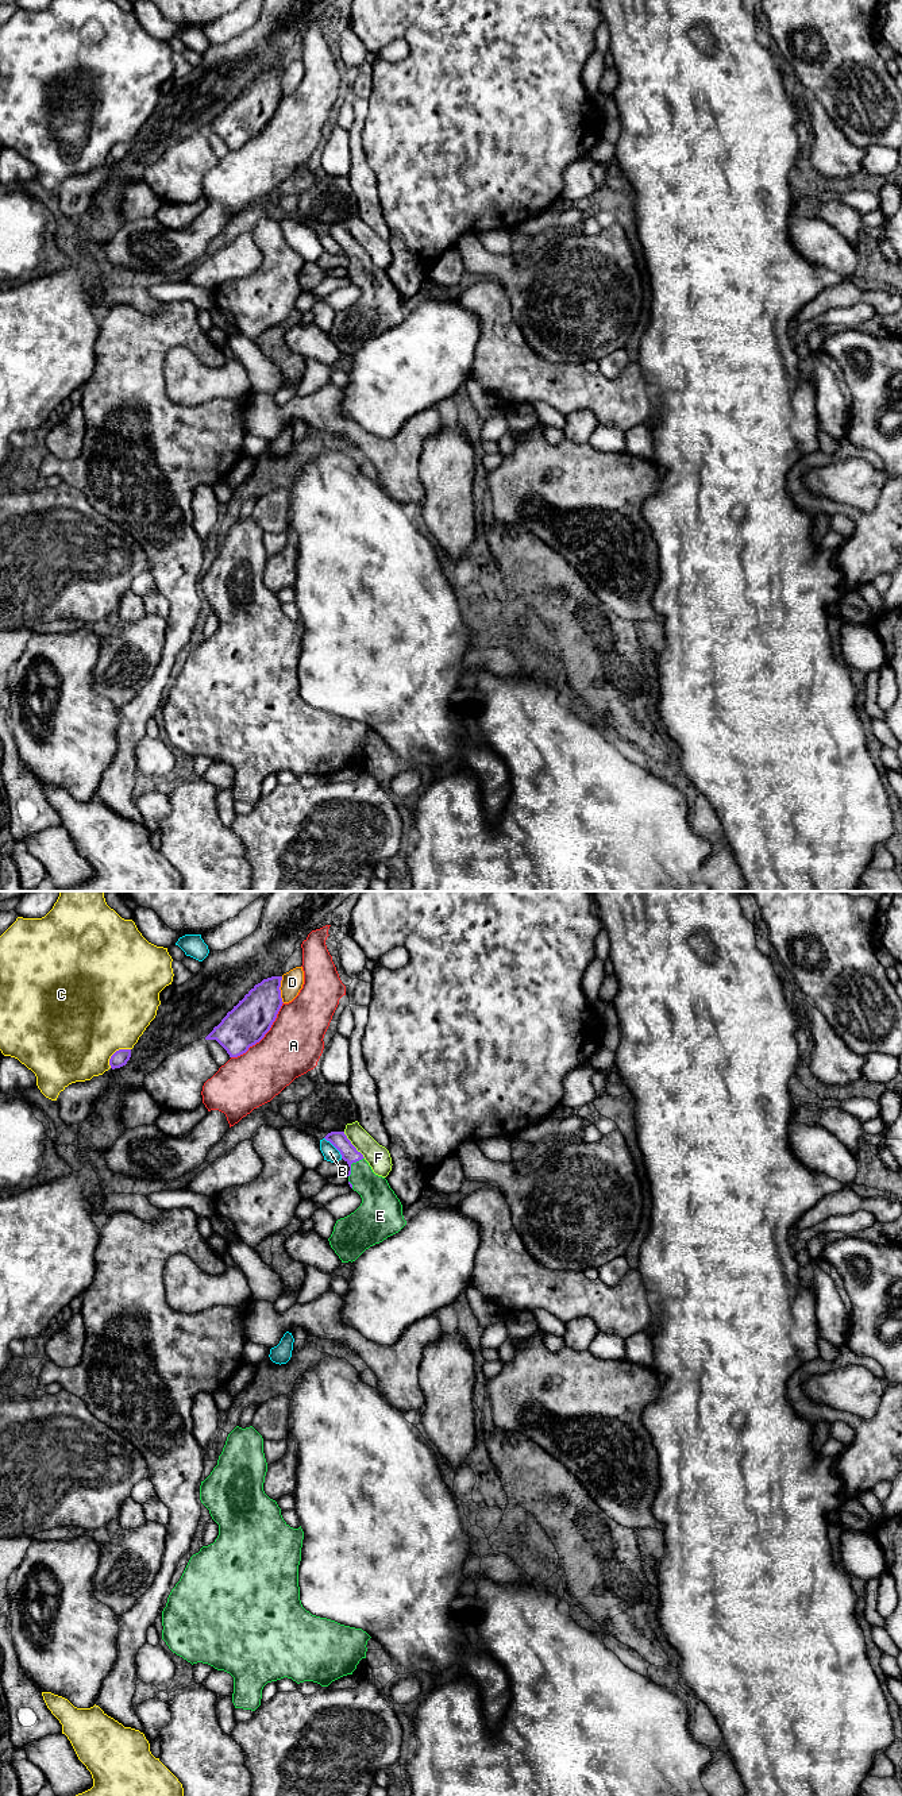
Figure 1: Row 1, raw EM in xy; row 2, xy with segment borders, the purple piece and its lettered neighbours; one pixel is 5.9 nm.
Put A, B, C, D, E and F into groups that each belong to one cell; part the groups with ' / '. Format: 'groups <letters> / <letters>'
groups A / B / C / D / E / F

